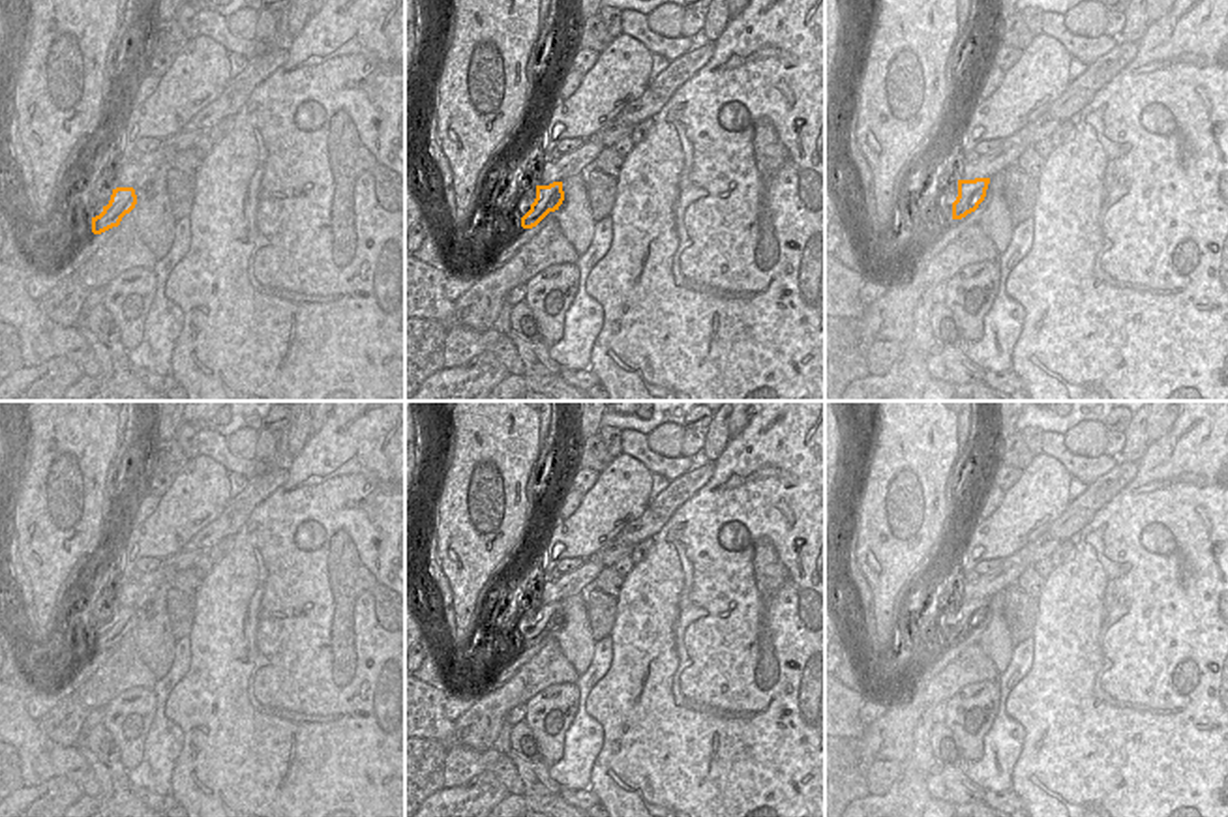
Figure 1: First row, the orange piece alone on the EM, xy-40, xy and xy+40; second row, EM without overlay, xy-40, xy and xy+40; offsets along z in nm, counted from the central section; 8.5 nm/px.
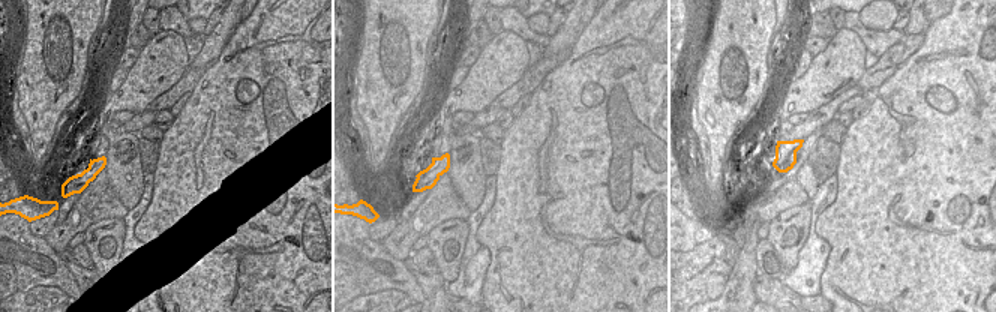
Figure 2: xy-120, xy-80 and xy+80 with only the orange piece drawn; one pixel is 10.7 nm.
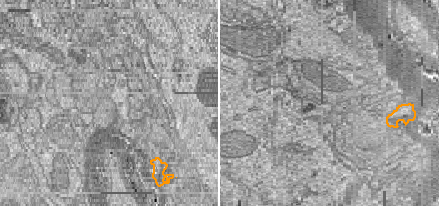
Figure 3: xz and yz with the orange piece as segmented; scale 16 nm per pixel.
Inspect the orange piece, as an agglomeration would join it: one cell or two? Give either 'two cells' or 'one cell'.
one cell

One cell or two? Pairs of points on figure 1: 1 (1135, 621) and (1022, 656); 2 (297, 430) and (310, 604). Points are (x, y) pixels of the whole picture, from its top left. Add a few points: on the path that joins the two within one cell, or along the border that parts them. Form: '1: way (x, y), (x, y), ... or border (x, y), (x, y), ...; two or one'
1: border (1033, 638), (1032, 669), (1011, 692); two
2: border (312, 433), (291, 458); two

